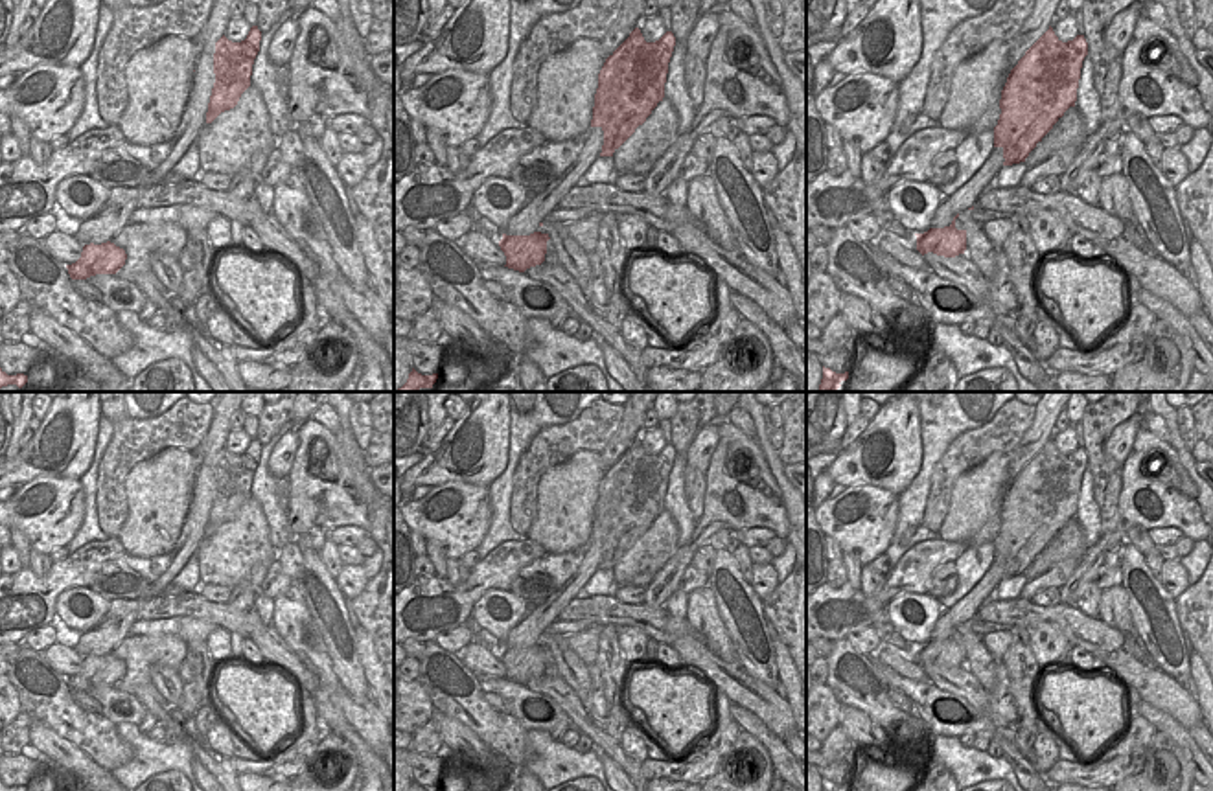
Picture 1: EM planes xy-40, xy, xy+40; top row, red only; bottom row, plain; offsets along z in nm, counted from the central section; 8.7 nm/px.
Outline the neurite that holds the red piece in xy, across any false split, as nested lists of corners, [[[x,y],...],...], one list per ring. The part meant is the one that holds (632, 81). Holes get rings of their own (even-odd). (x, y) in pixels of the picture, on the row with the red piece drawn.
[[[635,28],[606,59],[598,74],[591,120],[591,127],[604,131],[600,156],[613,156],[663,101],[674,46],[672,31],[655,42],[646,42]]]

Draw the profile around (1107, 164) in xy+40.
[[[1101,153],[1095,164],[1095,173],[1104,178],[1115,173],[1121,173],[1123,169],[1123,158],[1121,156],[1110,156],[1106,153]]]

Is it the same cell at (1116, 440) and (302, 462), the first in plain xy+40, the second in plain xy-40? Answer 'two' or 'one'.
two

